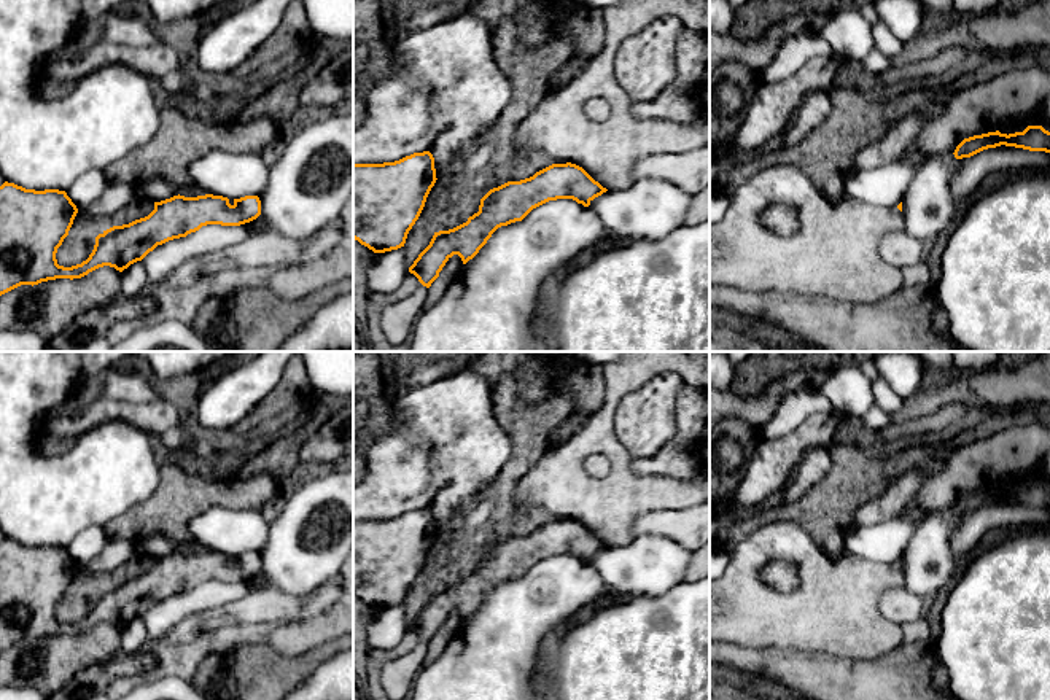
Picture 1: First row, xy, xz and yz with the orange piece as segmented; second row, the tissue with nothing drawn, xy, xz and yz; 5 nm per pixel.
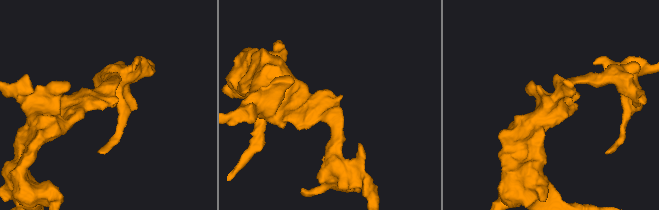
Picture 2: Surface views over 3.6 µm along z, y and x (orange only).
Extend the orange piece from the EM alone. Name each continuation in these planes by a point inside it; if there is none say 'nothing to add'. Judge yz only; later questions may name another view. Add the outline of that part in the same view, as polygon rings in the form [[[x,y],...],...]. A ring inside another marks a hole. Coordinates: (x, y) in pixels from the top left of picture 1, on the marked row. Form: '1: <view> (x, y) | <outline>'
nothing to add

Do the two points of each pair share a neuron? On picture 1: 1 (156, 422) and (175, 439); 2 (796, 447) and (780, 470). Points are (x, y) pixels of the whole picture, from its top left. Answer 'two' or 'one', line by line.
1: two
2: one

